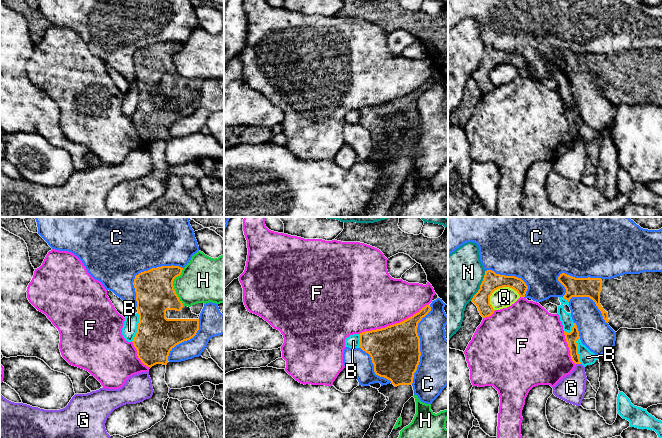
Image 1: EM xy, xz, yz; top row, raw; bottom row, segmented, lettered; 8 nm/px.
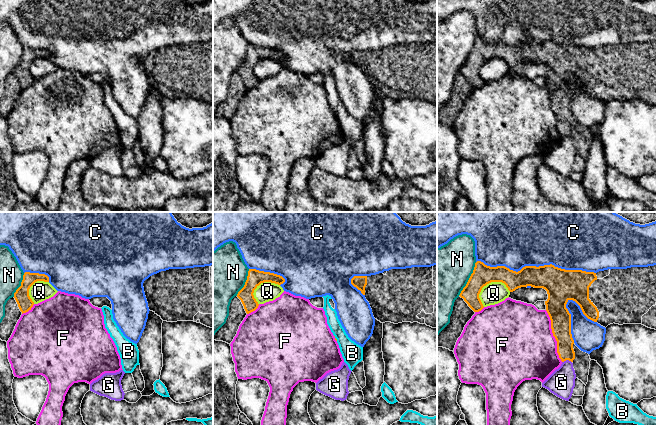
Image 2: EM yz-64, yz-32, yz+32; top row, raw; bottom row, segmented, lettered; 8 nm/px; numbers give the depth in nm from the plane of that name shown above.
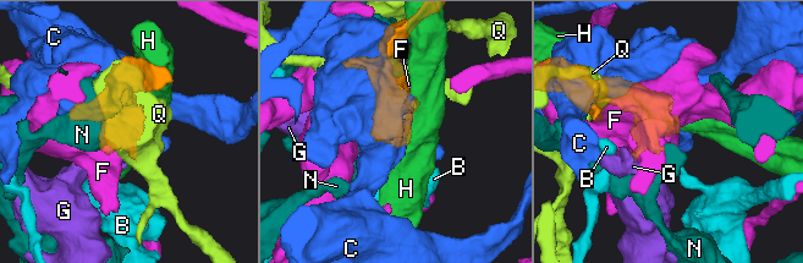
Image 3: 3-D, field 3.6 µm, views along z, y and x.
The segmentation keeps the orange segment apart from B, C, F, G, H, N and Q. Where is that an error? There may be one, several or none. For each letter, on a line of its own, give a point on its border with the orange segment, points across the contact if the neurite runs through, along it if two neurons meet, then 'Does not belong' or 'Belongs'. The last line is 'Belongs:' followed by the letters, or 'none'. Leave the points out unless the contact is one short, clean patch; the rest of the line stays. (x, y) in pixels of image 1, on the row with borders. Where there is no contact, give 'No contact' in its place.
B: Touches orange at xy (138, 327). Does not belong
C: Touches orange at xz (419, 345). Does not belong
F: Touches orange at xz (393, 324). Does not belong
G: Touches orange at yz (578, 363). Boundary: yz (576, 363), (580, 364). Does not belong
H: Touches orange at xy (173, 286). Does not belong
N: Touches orange at yz (480, 286). Does not belong
Q: Touches orange at yz (501, 287). Does not belong
Belongs: none

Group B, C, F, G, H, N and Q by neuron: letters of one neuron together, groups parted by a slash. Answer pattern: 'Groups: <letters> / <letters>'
Groups: B / C / F / G / H / N / Q

